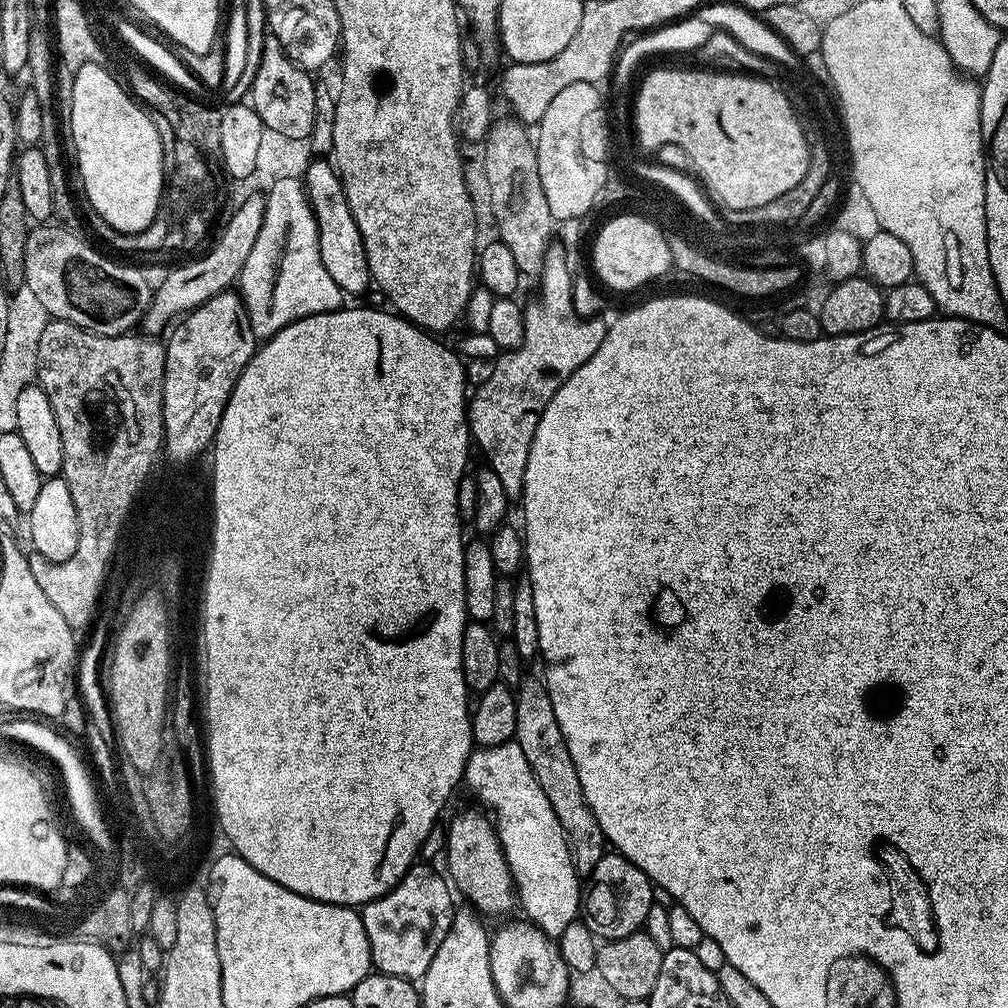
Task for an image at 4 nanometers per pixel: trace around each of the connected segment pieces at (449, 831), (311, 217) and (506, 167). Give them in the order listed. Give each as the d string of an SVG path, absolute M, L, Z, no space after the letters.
M483 811L480 812L460 812L446 824L442 856L443 859L448 859L447 875L455 891L459 895L461 892L468 899L465 901L485 917L500 916L512 907L517 907L516 884L512 880L512 871L504 857L496 825Z
M294 177L278 178L269 188L261 230L238 279L238 292L257 338L272 336L307 316L336 312L346 304L346 293L322 266L316 216L303 183Z
M497 119L482 141L482 166L486 170L491 189L491 199L487 207L492 211L498 239L510 249L521 277L536 278L544 265L544 254L553 243L554 221L538 174L538 158L533 137L519 120L507 119Z

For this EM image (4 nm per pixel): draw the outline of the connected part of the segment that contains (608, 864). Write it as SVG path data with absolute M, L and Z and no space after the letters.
M615 850L605 851L603 858L586 877L586 891L582 896L582 919L594 935L601 941L618 940L623 936L641 931L645 927L647 911L654 903L654 885L648 875L637 864L630 862Z

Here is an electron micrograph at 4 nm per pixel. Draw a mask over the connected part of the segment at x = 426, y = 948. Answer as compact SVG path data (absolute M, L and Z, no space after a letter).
M417 862L386 895L363 905L364 929L377 973L416 982L430 970L430 962L434 962L434 954L450 930L454 911L453 889L441 876L427 863Z

